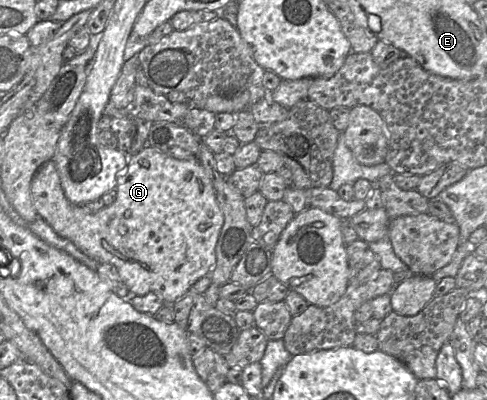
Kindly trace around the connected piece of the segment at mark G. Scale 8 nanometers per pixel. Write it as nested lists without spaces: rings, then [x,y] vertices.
[[[146,145],[138,153],[128,158],[127,167],[118,177],[115,189],[117,194],[111,205],[104,206],[97,213],[86,212],[81,206],[70,203],[65,197],[53,160],[44,163],[37,170],[30,185],[31,198],[37,213],[59,235],[71,240],[78,248],[97,262],[109,262],[113,264],[117,268],[122,281],[132,294],[144,295],[153,291],[164,300],[164,303],[172,305],[176,300],[185,295],[198,279],[209,275],[216,263],[216,242],[218,241],[219,233],[224,224],[224,215],[217,202],[213,184],[198,161],[179,160]]]

